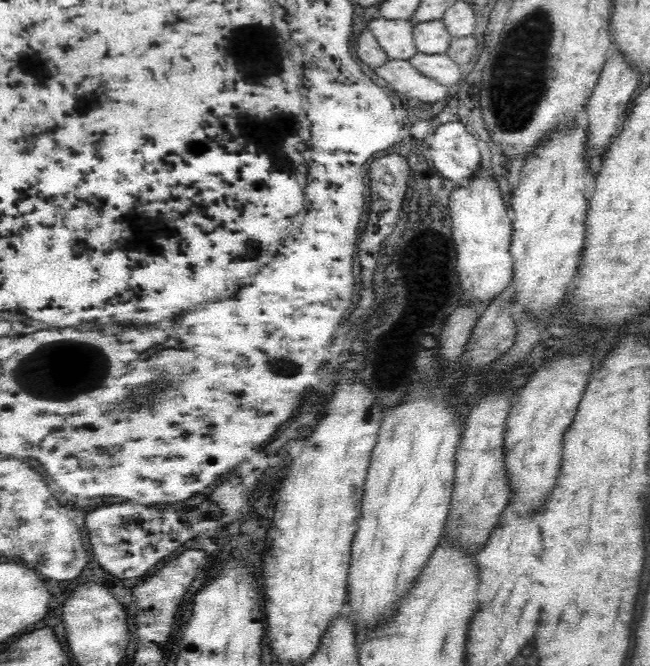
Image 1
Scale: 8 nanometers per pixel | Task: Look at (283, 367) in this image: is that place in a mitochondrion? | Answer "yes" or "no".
yes

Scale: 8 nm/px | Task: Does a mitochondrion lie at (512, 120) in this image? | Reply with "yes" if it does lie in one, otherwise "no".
yes

